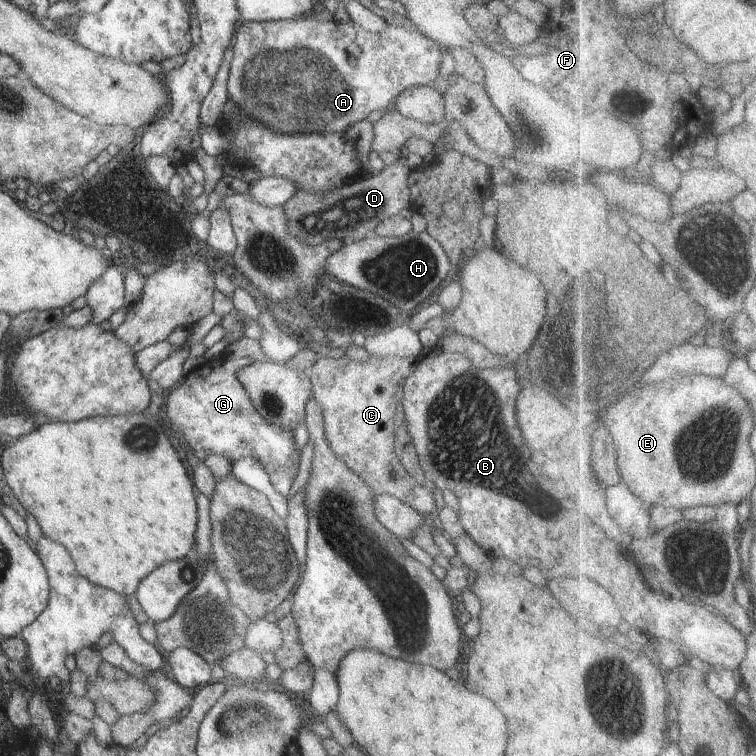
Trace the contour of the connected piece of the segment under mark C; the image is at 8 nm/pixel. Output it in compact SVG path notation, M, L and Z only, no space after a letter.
M320 354L318 360L312 363L305 372L311 380L312 396L323 410L325 422L325 437L332 452L353 472L367 482L368 488L374 495L384 493L393 496L403 503L409 504L421 515L434 522L436 517L436 504L432 498L433 493L425 486L417 483L408 474L402 463L394 453L396 401L395 392L397 386L404 382L417 367L419 357L389 356L382 358L371 355L368 361L349 359L347 356L341 359L330 359Z

